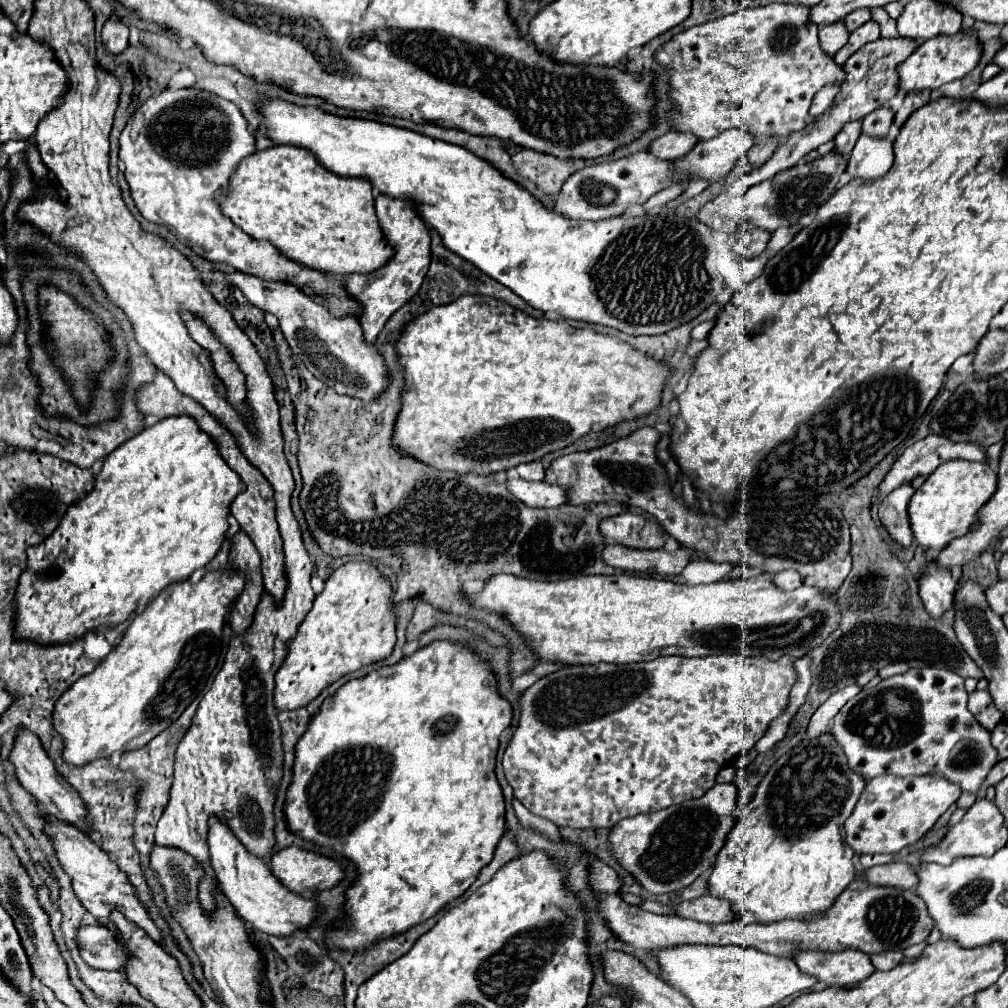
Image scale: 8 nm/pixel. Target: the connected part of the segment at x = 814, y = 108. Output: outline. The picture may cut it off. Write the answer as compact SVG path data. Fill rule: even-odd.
M829 86L829 88L821 88L821 92L817 92L817 96L813 98L813 104L811 104L811 110L809 110L809 116L813 122L819 120L819 116L823 116L827 110L833 108L833 102L835 102L835 96L839 94L839 88L837 86Z

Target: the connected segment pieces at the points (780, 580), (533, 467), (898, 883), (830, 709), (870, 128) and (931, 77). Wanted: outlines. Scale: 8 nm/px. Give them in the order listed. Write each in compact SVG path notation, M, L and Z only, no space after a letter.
M779 572L775 574L773 578L773 584L783 590L783 592L789 592L789 590L795 590L801 586L801 576L797 572Z
M541 462L519 464L515 470L517 470L517 474L519 474L523 480L543 480L543 474L545 474Z
M891 862L883 866L873 866L863 870L865 882L873 886L893 886L893 888L913 888L917 884L915 870L905 862Z
M849 686L849 688L843 688L841 692L835 692L833 696L829 696L829 700L825 704L821 704L821 708L817 708L809 720L809 726L807 726L807 734L805 738L819 738L821 734L827 732L829 728L829 722L833 720L833 716L845 706L847 700L851 700L861 688L859 686Z
M889 106L877 108L871 114L867 114L861 126L861 134L871 136L871 138L885 138L885 134L889 132L889 126L893 122L893 110Z
M959 32L957 36L935 36L931 40L925 40L905 62L897 66L899 76L899 90L901 92L923 92L923 90L937 90L939 86L961 80L965 74L969 74L981 56L981 42L977 38L965 36Z

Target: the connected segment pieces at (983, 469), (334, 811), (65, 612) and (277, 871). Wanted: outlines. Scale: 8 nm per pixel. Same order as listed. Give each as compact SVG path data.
M947 460L937 468L909 502L909 522L915 542L923 550L939 552L953 538L963 536L973 524L977 510L997 488L997 472L987 462Z
M433 642L415 654L401 658L393 666L379 668L359 680L349 680L333 696L323 700L319 714L311 720L307 732L295 746L293 776L285 796L285 820L293 834L309 842L319 842L319 846L333 848L357 868L357 880L345 890L345 916L339 920L343 922L343 928L329 926L325 930L325 944L329 944L329 948L337 948L341 952L363 952L377 942L393 938L399 932L407 932L413 924L425 922L445 904L459 898L475 882L479 870L493 860L493 850L499 838L505 834L505 804L499 782L495 778L495 756L499 748L499 734L509 724L511 706L497 694L497 684L489 666L481 662L475 652L469 652L461 644L451 642Z
M173 416L173 418L163 418L163 420L155 422L153 426L143 428L137 436L133 436L131 440L127 440L125 444L115 448L105 458L101 472L95 476L93 490L87 492L83 498L79 498L77 504L69 506L65 516L59 520L57 530L49 538L45 538L41 544L31 546L27 550L27 568L23 570L23 574L19 578L19 586L17 586L17 594L15 594L15 602L13 602L15 604L13 638L37 642L39 646L67 644L67 642L73 642L77 638L83 638L87 632L93 632L99 626L117 626L117 624L125 622L137 610L137 606L149 604L161 590L165 590L167 586L171 586L175 582L187 580L195 570L203 568L205 564L209 564L213 560L213 556L217 554L221 542L225 540L225 532L229 528L229 522L227 522L229 504L233 502L233 498L239 492L243 492L243 488L245 488L243 480L221 458L221 454L215 446L215 440L211 436L207 436L207 432L203 432L193 418Z
M297 846L275 852L269 868L287 890L299 896L311 896L317 890L327 890L345 876L343 868L335 860Z

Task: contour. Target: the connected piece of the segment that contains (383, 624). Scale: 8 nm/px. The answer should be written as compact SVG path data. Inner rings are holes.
M347 562L337 568L327 580L319 596L315 596L311 610L301 622L297 634L289 640L287 656L275 674L275 708L297 710L313 702L331 682L337 682L349 672L375 664L391 656L395 646L395 614L391 608L391 584L367 562Z

